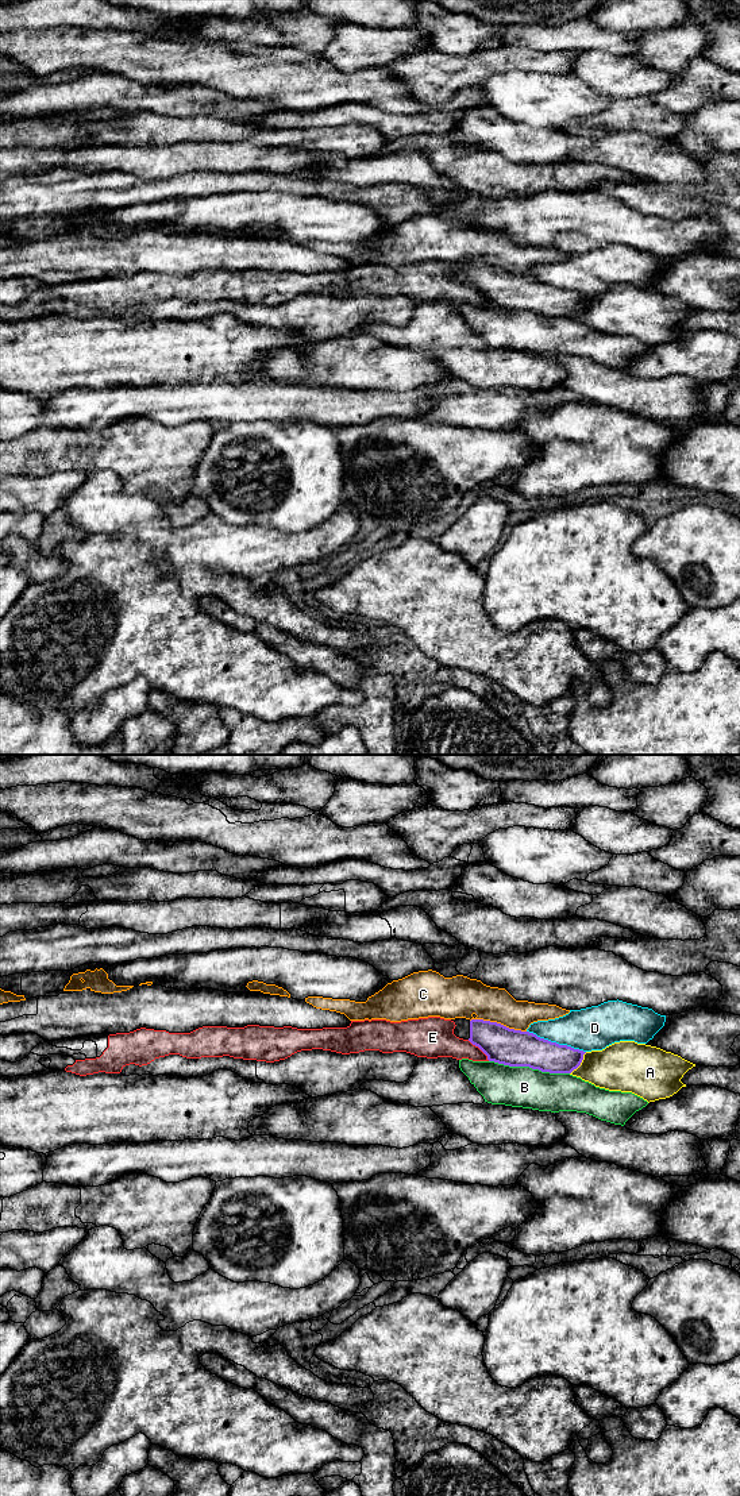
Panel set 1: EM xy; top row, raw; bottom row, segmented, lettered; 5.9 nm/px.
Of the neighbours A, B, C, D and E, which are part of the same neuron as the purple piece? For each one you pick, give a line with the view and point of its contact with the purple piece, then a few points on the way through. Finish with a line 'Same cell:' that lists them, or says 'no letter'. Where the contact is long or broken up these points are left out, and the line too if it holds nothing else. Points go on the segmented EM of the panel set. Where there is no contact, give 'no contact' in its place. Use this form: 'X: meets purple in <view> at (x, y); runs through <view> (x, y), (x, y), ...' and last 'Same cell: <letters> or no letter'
Same cell: no letter

